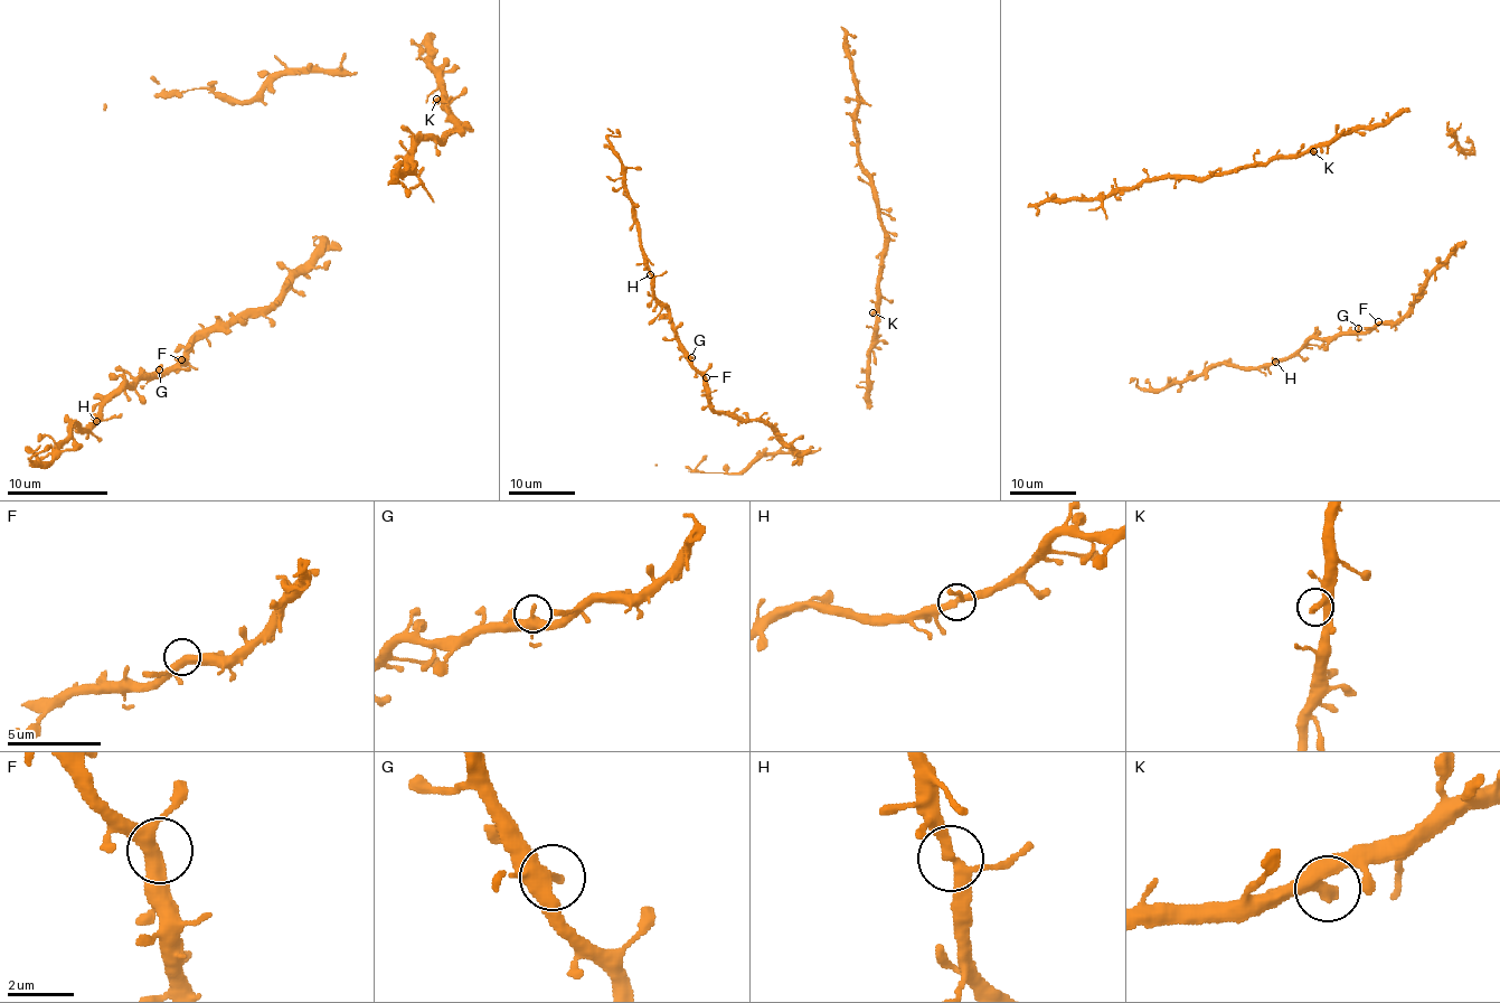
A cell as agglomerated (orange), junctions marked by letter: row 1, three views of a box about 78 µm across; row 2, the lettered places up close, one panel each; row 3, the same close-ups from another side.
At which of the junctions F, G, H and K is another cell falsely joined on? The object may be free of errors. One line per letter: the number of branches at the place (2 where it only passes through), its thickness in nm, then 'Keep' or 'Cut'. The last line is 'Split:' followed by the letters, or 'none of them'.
F: Branches: 3. Thickness 340 nm. Keep
G: Branches: 2. Thickness 360 nm. Keep
H: Branches: 3. Thickness 280 nm. Keep
K: Branches: 2. Thickness 360 nm. Keep
Split: none of them

